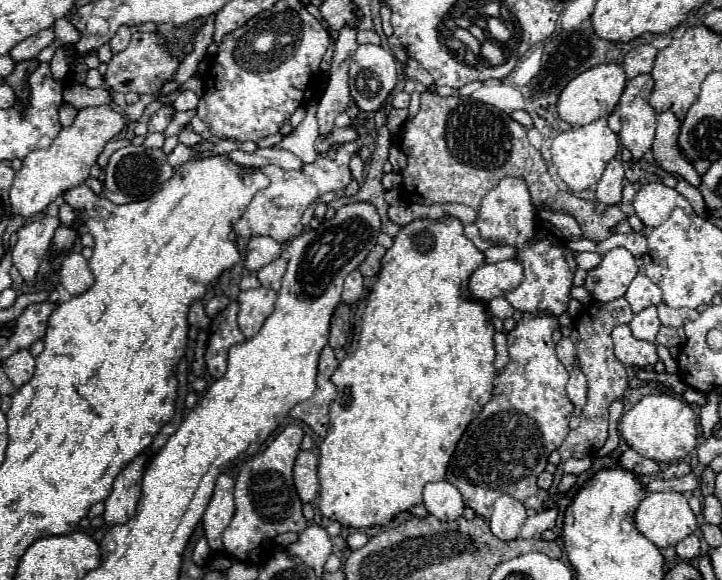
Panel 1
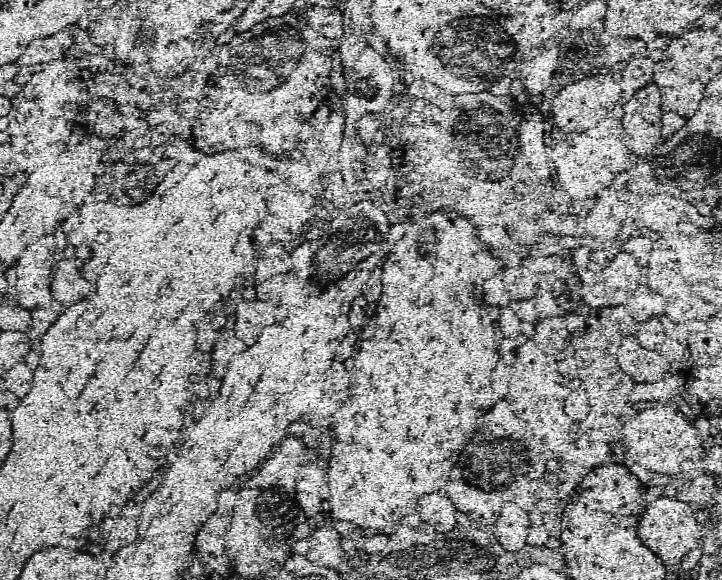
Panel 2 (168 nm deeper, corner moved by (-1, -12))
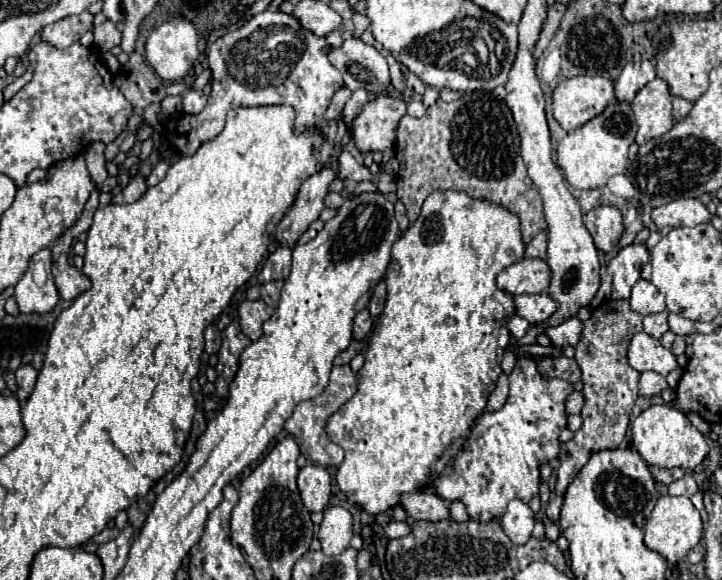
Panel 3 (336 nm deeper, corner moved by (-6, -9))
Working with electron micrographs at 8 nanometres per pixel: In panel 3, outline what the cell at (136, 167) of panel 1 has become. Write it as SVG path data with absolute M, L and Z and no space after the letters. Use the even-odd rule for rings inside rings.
M137 173L137 175L131 177L129 185L121 191L121 195L117 195L113 201L115 201L115 203L133 203L133 201L137 201L145 191L147 191L147 179L145 179L141 173Z

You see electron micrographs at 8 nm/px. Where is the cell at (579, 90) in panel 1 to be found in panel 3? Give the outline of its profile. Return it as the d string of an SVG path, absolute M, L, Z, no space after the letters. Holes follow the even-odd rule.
M605 77L565 79L553 91L553 115L565 131L575 131L615 101L613 81Z

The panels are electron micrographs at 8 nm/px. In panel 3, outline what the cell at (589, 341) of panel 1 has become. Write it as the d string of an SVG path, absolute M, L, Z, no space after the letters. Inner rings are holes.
M605 301L593 311L591 319L583 323L581 341L575 347L575 361L583 371L583 425L571 441L563 443L563 449L559 453L561 467L557 469L557 495L563 495L567 491L569 483L575 479L575 475L583 469L593 453L603 449L617 449L625 439L639 383L639 371L635 371L627 363L627 345L639 331L643 331L643 317L629 309L629 301Z

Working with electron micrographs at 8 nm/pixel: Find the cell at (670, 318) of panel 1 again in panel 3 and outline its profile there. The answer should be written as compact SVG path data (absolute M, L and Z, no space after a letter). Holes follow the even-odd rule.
M669 313L669 327L677 335L691 335L691 333L695 333L695 321L683 319L683 317L675 315L675 313Z

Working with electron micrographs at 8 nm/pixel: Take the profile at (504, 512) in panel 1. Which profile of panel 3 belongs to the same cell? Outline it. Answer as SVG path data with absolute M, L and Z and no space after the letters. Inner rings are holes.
M513 499L507 505L507 511L503 513L501 525L503 525L505 535L515 545L525 545L529 541L529 537L531 537L533 525L535 525L535 513L521 499Z

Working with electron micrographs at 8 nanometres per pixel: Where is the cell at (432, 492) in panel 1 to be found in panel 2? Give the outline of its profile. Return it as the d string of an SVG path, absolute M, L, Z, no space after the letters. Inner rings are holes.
M428 494L416 502L416 518L436 528L436 532L450 532L454 528L454 508L442 494Z

